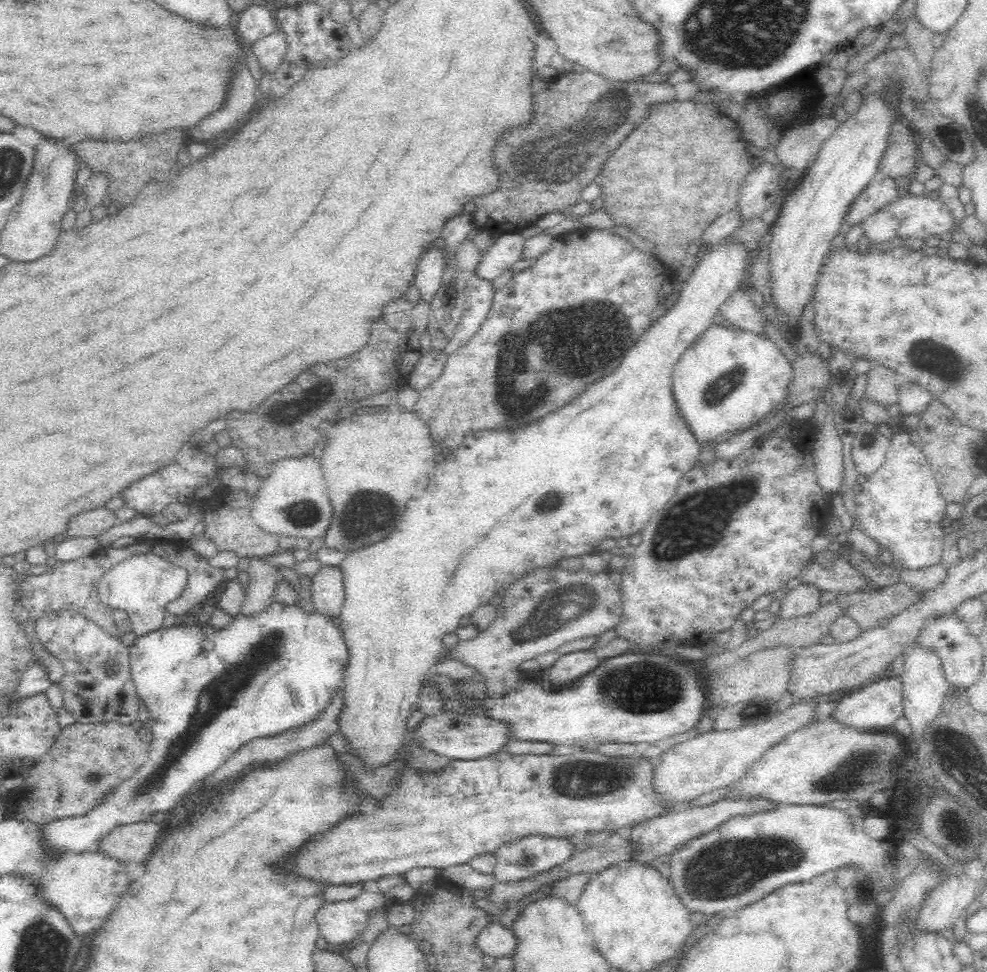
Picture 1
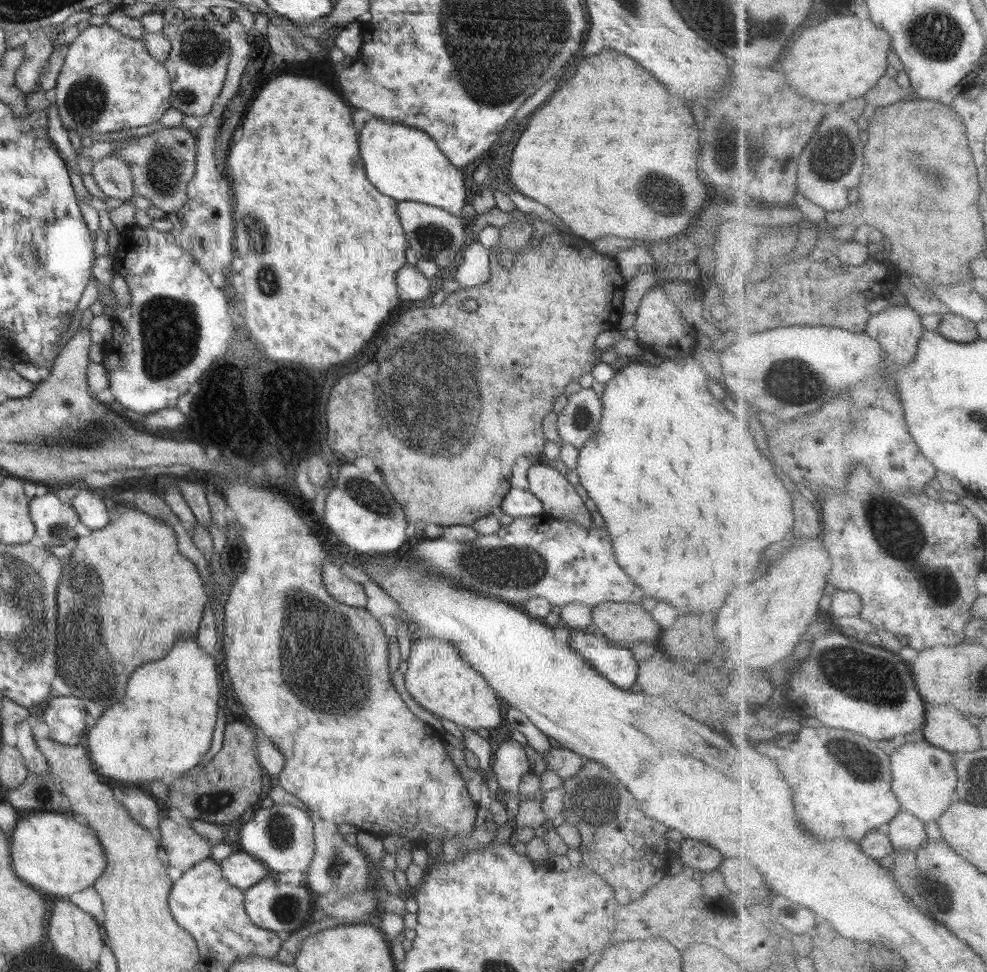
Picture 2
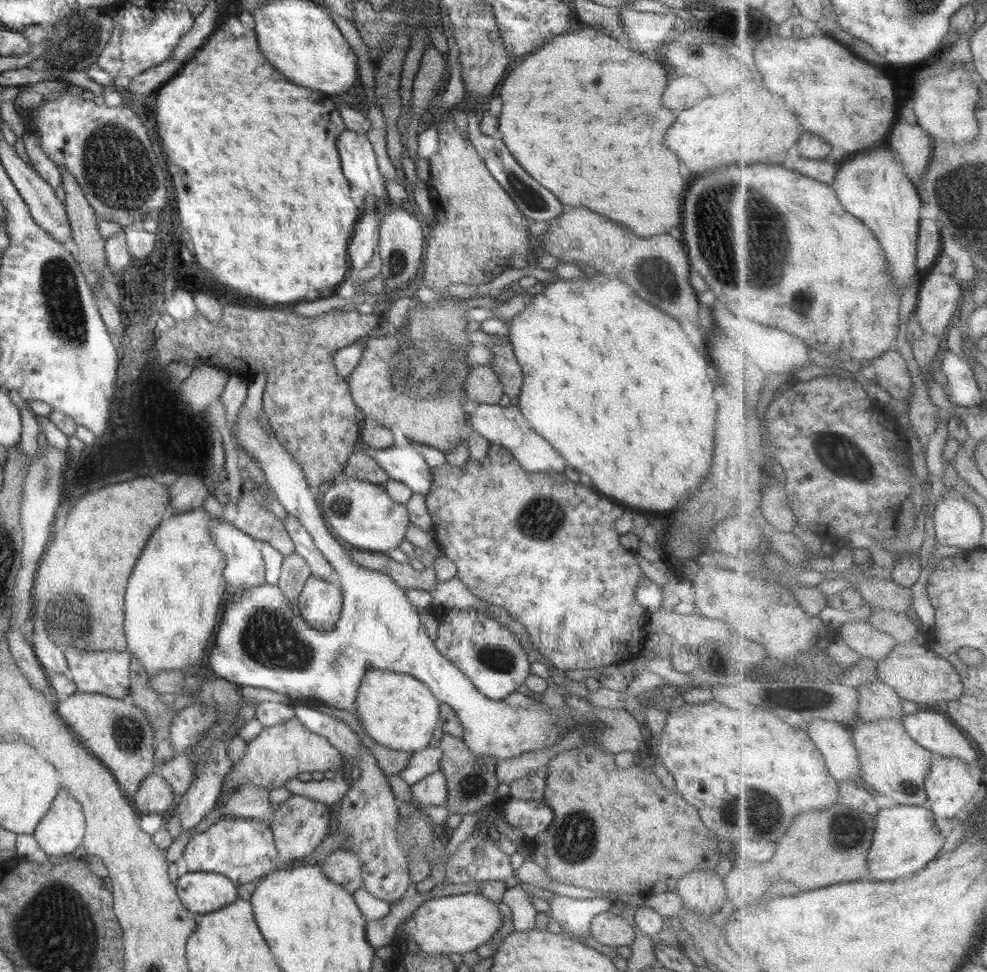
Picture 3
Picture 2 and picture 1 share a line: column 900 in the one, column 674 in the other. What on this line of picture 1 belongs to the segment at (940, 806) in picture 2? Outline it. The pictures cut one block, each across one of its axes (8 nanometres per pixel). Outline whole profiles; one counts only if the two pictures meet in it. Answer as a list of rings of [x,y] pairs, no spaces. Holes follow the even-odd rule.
[[[827,692],[826,695],[812,695],[794,700],[791,706],[782,712],[778,711],[760,724],[746,724],[742,728],[730,730],[714,730],[713,724],[711,731],[696,734],[692,739],[669,747],[670,750],[663,752],[656,761],[654,759],[656,764],[654,790],[657,794],[662,794],[662,800],[668,804],[684,804],[710,790],[738,781],[767,750],[773,749],[783,738],[818,718],[816,716],[818,701],[830,701],[834,693]]]

